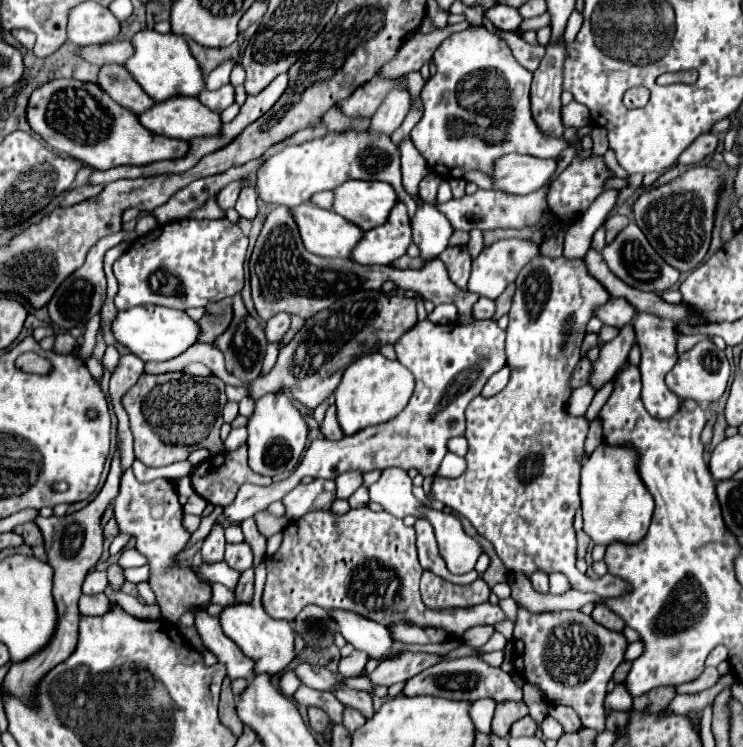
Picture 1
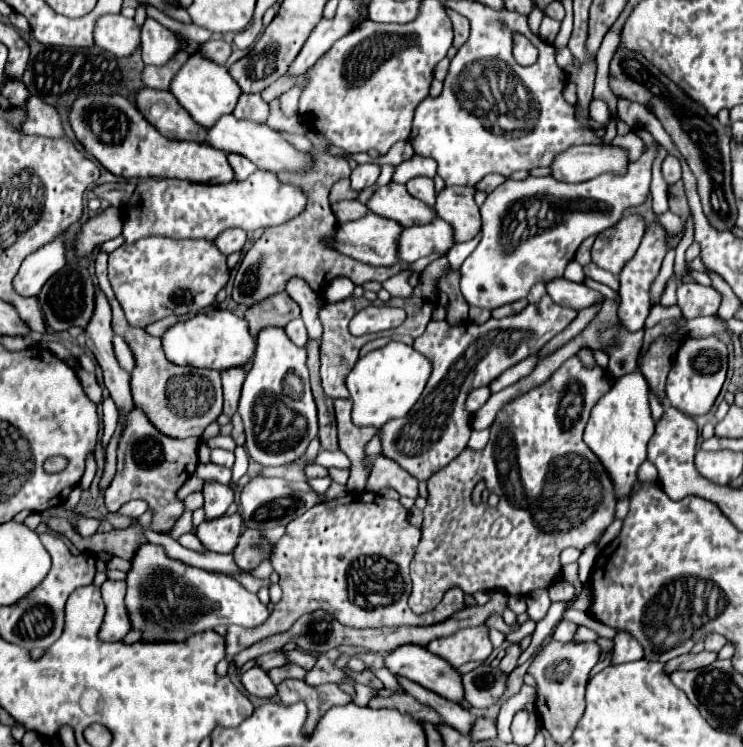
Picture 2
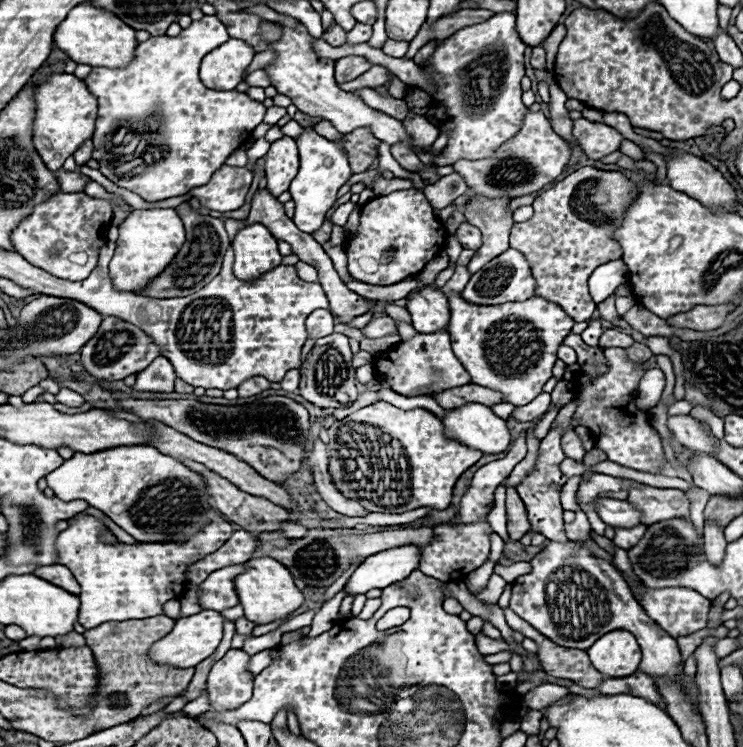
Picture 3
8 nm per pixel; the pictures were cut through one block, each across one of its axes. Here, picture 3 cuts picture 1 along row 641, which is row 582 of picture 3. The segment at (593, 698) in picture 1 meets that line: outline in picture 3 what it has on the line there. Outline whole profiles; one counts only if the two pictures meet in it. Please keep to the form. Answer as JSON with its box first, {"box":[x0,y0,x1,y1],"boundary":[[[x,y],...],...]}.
{"box":[510,542,700,710],"boundary":[[[550,542],[540,554],[530,560],[530,564],[532,572],[514,580],[510,596],[510,608],[522,620],[526,620],[558,646],[578,650],[588,650],[588,646],[592,646],[592,642],[596,642],[596,638],[604,636],[606,632],[618,628],[632,632],[638,638],[644,654],[638,670],[652,676],[656,686],[660,680],[680,684],[694,710],[700,710],[700,688],[694,680],[690,686],[684,686],[684,664],[676,640],[646,616],[646,612],[634,600],[626,580],[610,562],[594,558],[588,548],[576,542],[570,542],[570,546]]]}

